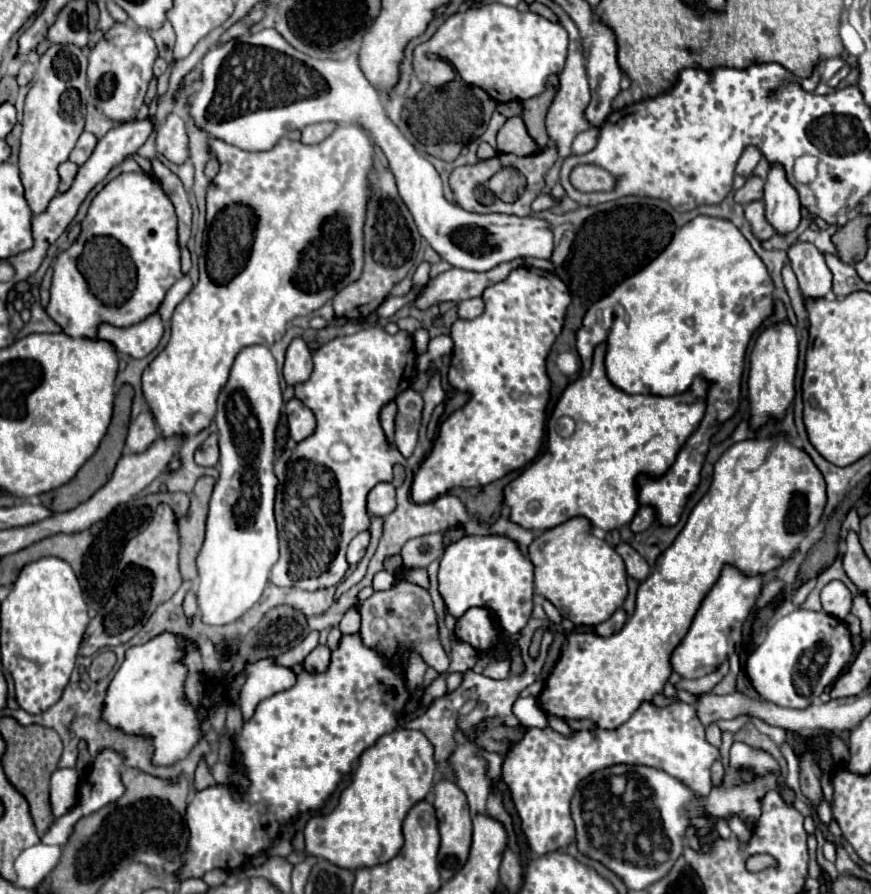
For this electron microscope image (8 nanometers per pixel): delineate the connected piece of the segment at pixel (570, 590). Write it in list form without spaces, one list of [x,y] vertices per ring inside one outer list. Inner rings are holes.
[[[584,516],[544,530],[530,544],[528,556],[534,564],[536,592],[554,602],[560,614],[578,626],[596,626],[608,620],[622,608],[628,596],[624,560],[606,540],[602,542],[592,534],[590,522]]]

